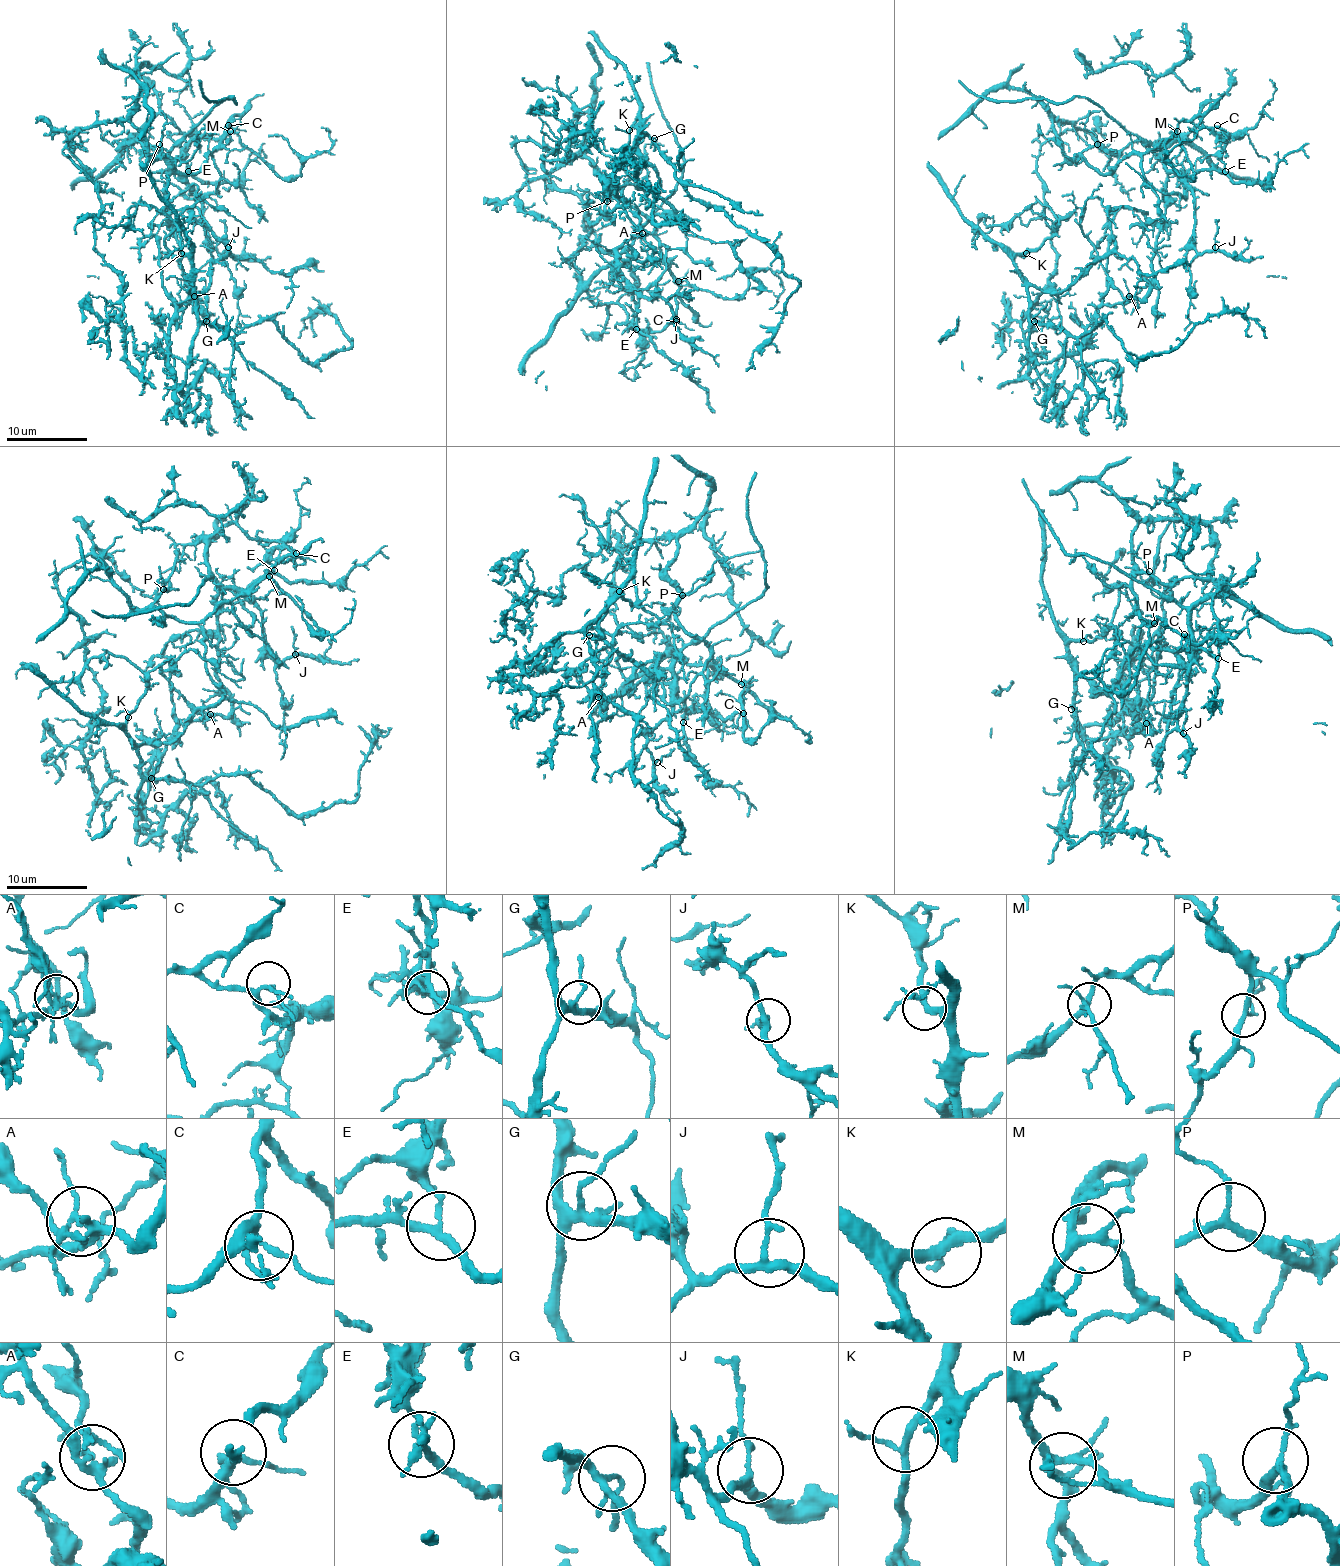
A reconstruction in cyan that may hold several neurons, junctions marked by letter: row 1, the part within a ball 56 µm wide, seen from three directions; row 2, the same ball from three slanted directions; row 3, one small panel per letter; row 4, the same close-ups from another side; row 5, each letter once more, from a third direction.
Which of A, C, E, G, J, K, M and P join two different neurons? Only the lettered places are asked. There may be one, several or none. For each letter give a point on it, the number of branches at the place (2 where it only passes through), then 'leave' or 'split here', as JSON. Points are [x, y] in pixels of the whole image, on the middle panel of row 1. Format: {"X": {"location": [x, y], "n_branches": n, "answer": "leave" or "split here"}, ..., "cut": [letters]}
{"A": {"location": [642, 233], "n_branches": 6, "answer": "split here"}, "C": {"location": [676, 321], "n_branches": 4, "answer": "leave"}, "E": {"location": [636, 329], "n_branches": 3, "answer": "split here"}, "G": {"location": [654, 138], "n_branches": 5, "answer": "leave"}, "J": {"location": [676, 319], "n_branches": 3, "answer": "leave"}, "K": {"location": [629, 130], "n_branches": 3, "answer": "leave"}, "M": {"location": [678, 281], "n_branches": 4, "answer": "leave"}, "P": {"location": [607, 201], "n_branches": 3, "answer": "leave"}, "cut": ["A", "E"]}

